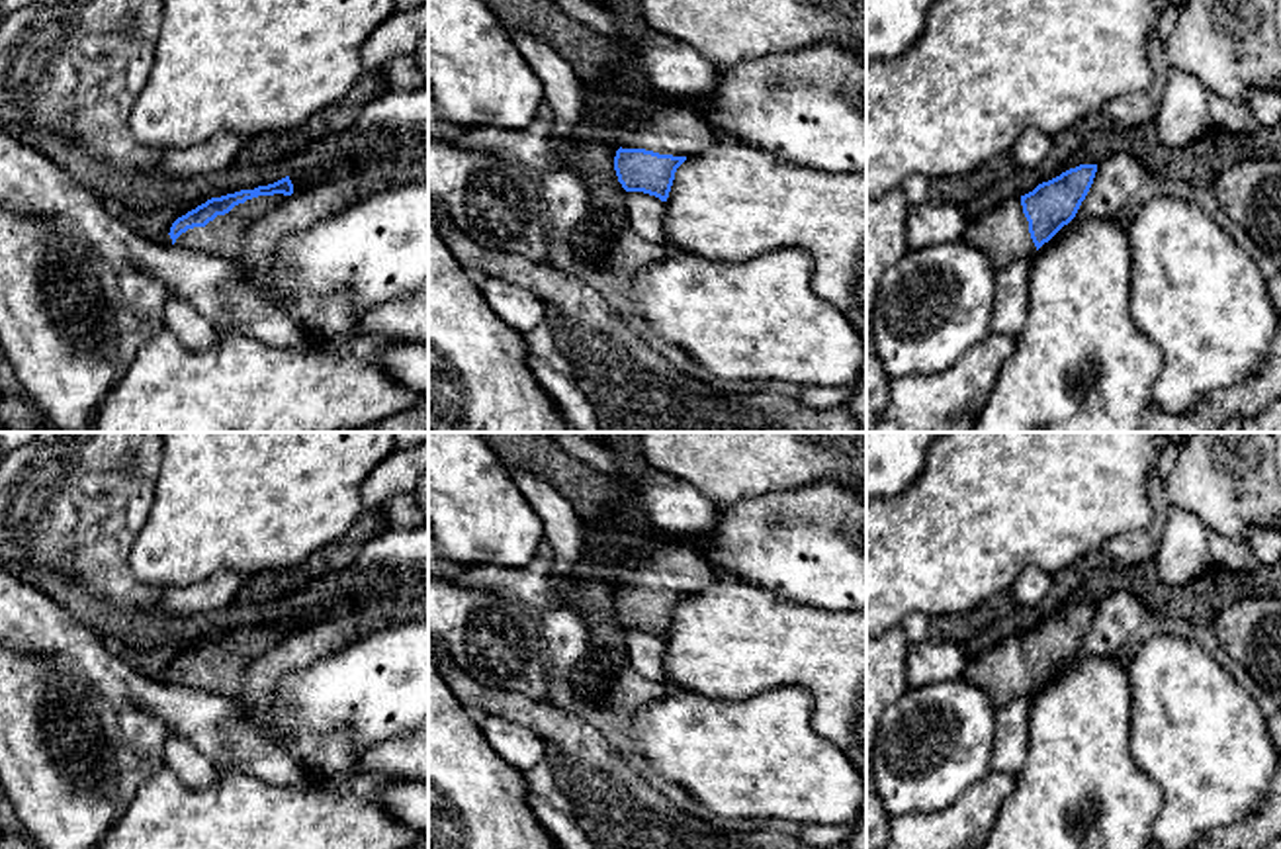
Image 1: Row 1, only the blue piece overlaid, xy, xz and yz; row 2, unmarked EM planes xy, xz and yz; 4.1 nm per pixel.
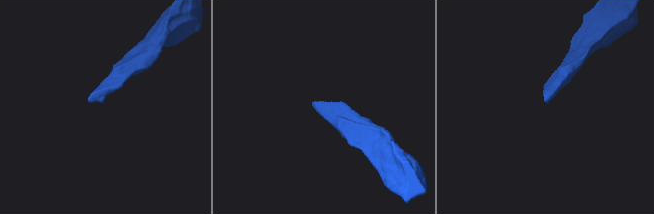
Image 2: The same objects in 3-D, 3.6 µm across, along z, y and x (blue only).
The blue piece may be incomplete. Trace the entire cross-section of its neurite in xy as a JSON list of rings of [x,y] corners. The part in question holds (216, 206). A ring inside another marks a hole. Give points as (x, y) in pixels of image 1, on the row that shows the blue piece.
[[[286,176],[268,186],[211,198],[176,219],[166,243],[241,262],[244,235],[291,194],[293,184]]]

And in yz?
[[[1080,164],[1025,196],[1005,192],[999,205],[968,221],[960,241],[982,248],[995,270],[1003,270],[1017,258],[1033,258],[1076,217],[1095,172],[1097,164]]]

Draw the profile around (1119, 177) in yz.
[[[1130,153],[1107,156],[1097,164],[1093,184],[1072,221],[1117,221],[1130,198],[1144,186],[1146,178],[1146,168]]]

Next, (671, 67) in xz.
[[[649,29],[634,41],[632,53],[651,94],[686,102],[718,86],[720,65],[677,37]]]

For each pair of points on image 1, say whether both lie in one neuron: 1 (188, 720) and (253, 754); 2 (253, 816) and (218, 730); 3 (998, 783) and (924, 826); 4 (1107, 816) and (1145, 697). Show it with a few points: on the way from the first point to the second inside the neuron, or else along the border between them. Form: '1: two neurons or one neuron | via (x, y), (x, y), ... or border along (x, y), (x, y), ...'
1: one neuron | via (204, 720), (237, 740)
2: two neurons | border along (214, 763), (237, 767), (272, 785)
3: one neuron | via (980, 801), (955, 826), (941, 826)
4: two neurons | border along (1129, 705), (1129, 756), (1156, 785)

